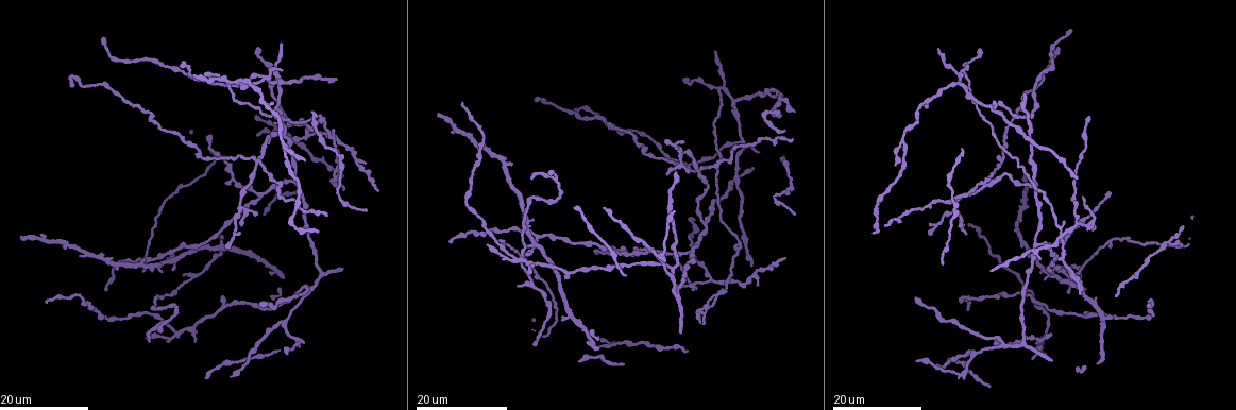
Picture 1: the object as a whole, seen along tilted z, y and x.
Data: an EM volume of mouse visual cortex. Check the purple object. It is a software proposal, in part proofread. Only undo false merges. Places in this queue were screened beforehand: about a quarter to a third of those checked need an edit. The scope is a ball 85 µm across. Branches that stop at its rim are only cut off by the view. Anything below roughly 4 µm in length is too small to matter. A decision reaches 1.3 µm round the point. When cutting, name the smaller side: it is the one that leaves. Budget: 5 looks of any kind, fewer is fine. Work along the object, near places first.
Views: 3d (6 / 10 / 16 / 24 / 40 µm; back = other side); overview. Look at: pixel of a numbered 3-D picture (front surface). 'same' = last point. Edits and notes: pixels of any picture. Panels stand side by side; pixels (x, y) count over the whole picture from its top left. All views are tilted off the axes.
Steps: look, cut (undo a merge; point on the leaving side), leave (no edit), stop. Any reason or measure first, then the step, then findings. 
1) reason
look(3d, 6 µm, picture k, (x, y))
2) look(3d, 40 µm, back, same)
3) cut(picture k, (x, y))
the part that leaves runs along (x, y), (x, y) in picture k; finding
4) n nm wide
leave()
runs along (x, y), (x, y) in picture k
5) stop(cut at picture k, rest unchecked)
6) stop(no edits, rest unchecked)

four arms meet
look(3d, 24 µm, picture 1, (700, 171))

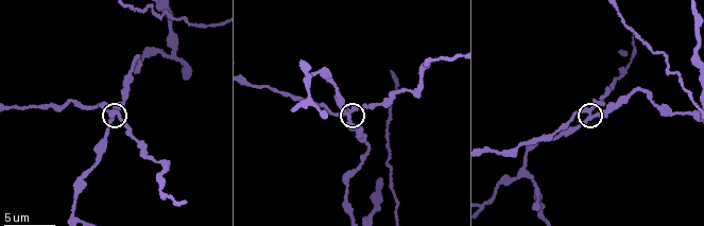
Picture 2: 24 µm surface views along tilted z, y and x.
look(3d, 6 µm, picture 2, (588, 114))

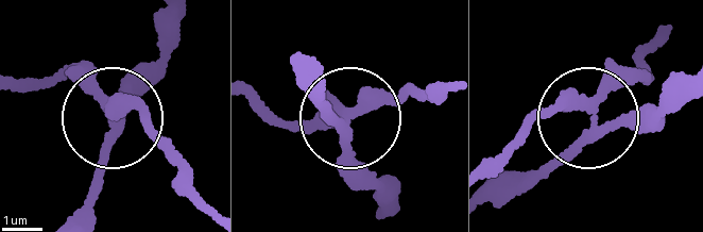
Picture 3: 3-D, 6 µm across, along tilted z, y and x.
4 arms
cut(picture 3, (75, 71))
the part that leaves runs along (593, 115), (623, 82), (649, 79), (646, 48) in picture 3; two neurons meet here

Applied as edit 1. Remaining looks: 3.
redraw
look(overview)

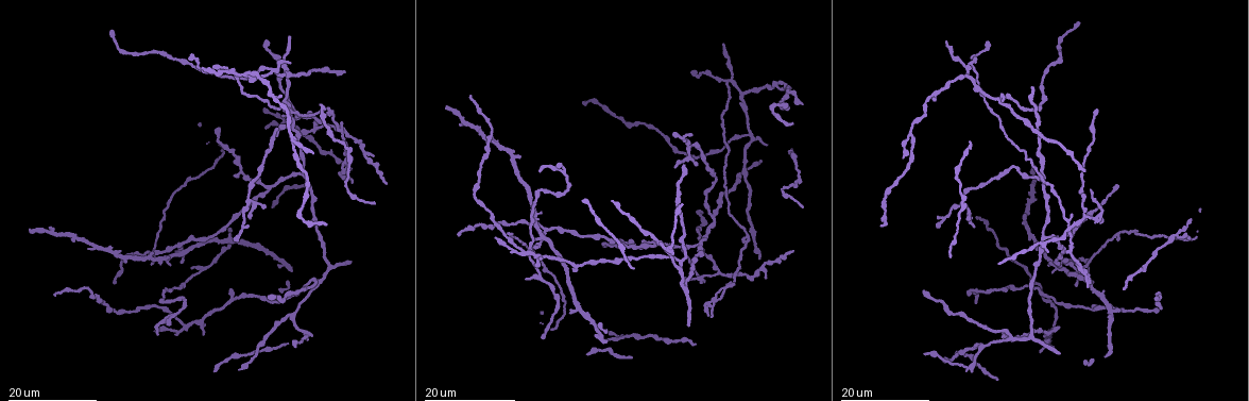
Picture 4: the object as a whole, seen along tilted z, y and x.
three-way junction
look(3d, 16 µm, picture 4, (140, 253))

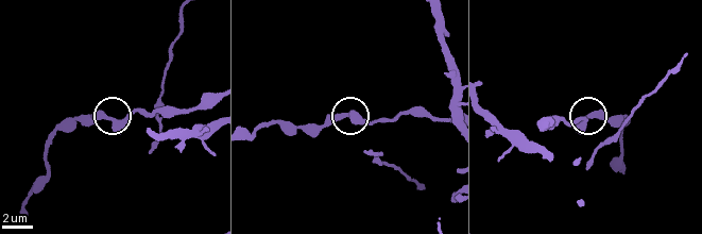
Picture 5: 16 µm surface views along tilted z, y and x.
look(3d, 10 µm, picture 5, (112, 119))

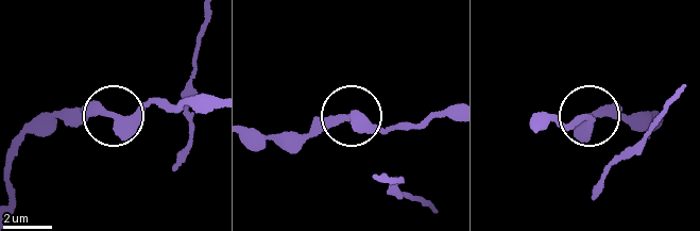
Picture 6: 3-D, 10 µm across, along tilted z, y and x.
3 arms
leave()
runs along (212, 98), (146, 102), (118, 117), (64, 111) in picture 6; all the same neuron

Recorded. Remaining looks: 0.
stop(cut at picture 3, rest unchecked)

